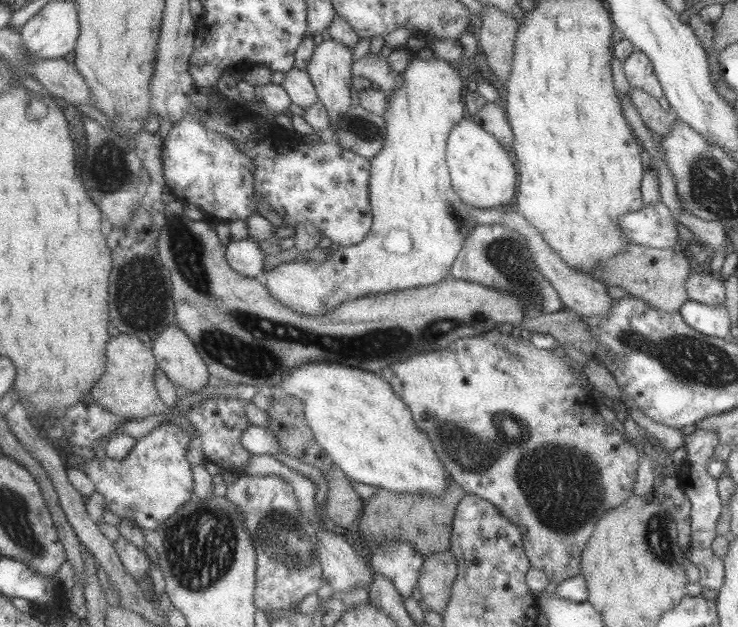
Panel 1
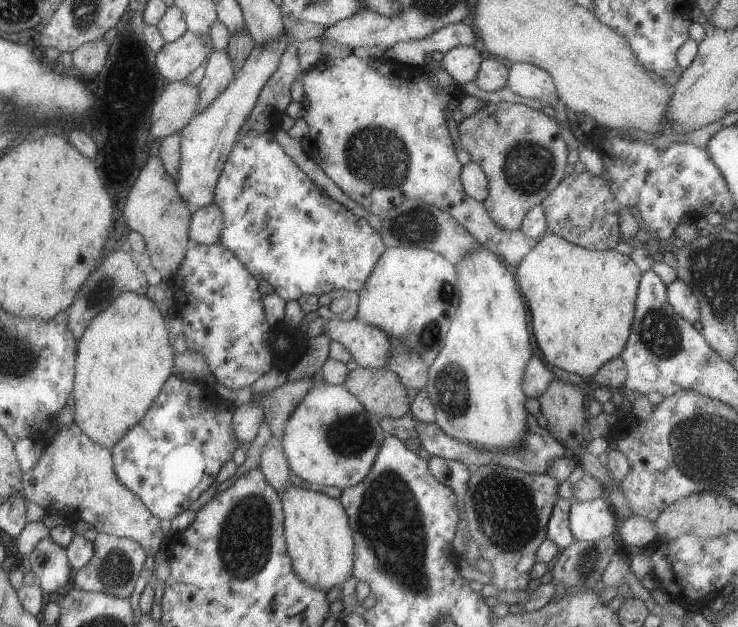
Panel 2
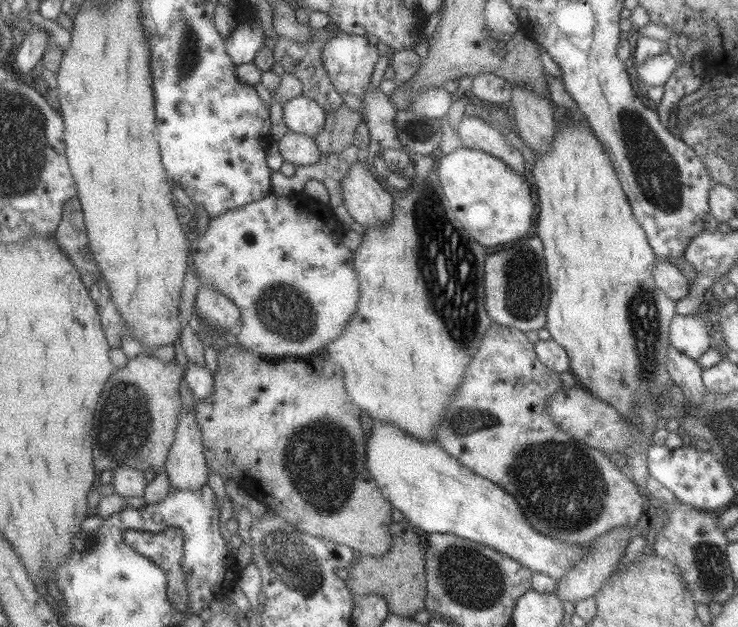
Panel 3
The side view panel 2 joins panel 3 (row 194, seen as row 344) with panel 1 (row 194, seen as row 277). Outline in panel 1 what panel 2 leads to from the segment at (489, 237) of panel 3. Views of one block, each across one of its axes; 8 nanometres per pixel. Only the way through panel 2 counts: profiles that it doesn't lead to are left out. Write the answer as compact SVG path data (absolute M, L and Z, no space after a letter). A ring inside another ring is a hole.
M468 116L461 119L449 131L446 141L445 163L452 188L459 199L473 208L501 208L512 206L516 193L517 172L511 153L505 151L499 142L475 124Z

